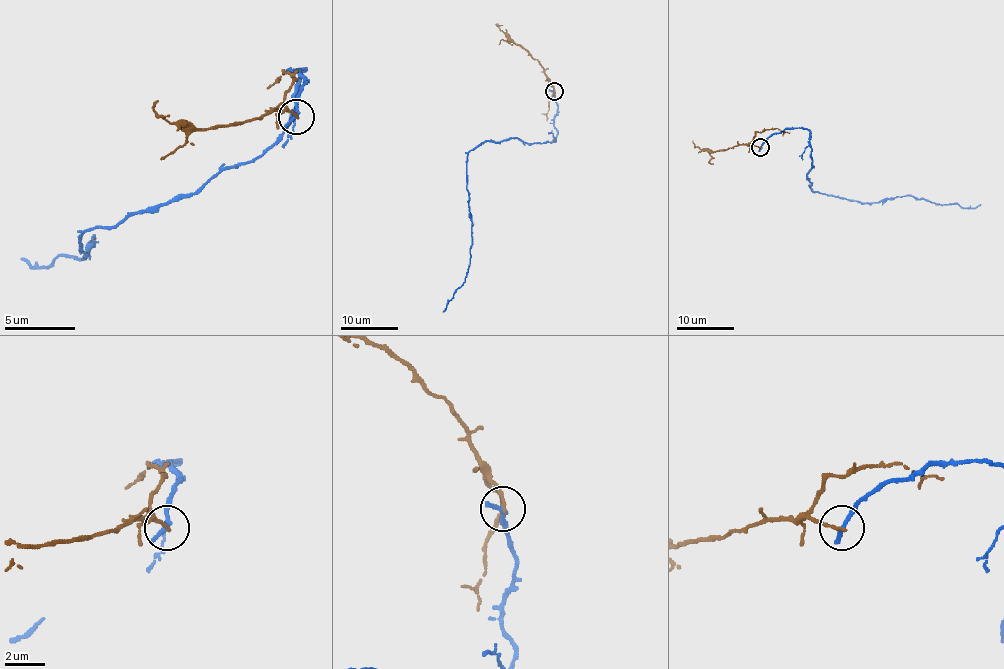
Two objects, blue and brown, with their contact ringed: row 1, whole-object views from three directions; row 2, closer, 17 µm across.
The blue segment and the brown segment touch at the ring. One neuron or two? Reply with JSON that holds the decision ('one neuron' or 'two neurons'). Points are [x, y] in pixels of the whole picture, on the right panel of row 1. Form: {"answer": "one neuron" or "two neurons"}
{"answer": "two neurons"}

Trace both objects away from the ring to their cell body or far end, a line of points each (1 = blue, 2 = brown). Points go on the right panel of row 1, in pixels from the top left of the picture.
1: (761, 147), (775, 133), (806, 129), (812, 163), (806, 177), (822, 194), (862, 203), (904, 196), (981, 204)
2: (761, 147), (736, 144), (708, 151), (701, 150), (692, 140)

